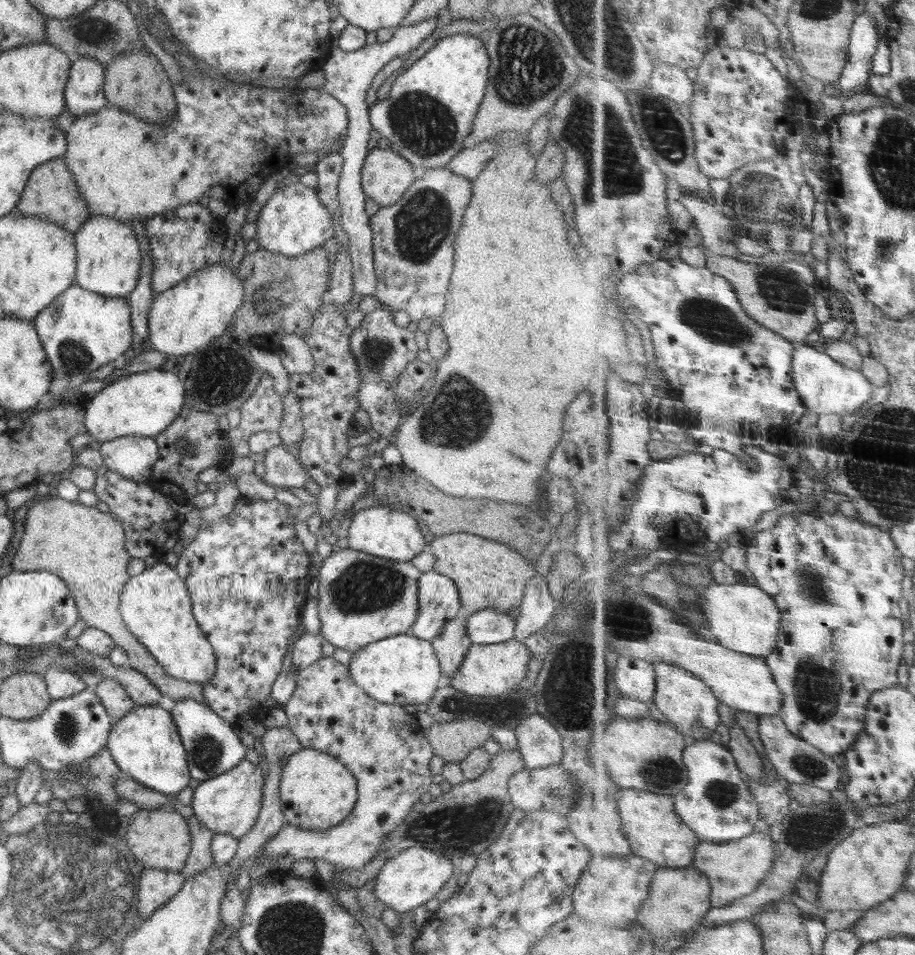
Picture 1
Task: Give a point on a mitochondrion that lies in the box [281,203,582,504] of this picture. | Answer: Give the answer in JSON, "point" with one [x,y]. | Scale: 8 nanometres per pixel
{"point":[451,414]}

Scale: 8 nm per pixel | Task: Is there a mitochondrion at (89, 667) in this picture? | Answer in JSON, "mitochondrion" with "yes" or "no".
{"mitochondrion":"yes"}

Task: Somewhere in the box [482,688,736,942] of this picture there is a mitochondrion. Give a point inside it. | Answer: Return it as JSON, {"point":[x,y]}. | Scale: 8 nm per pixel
{"point":[663,773]}

